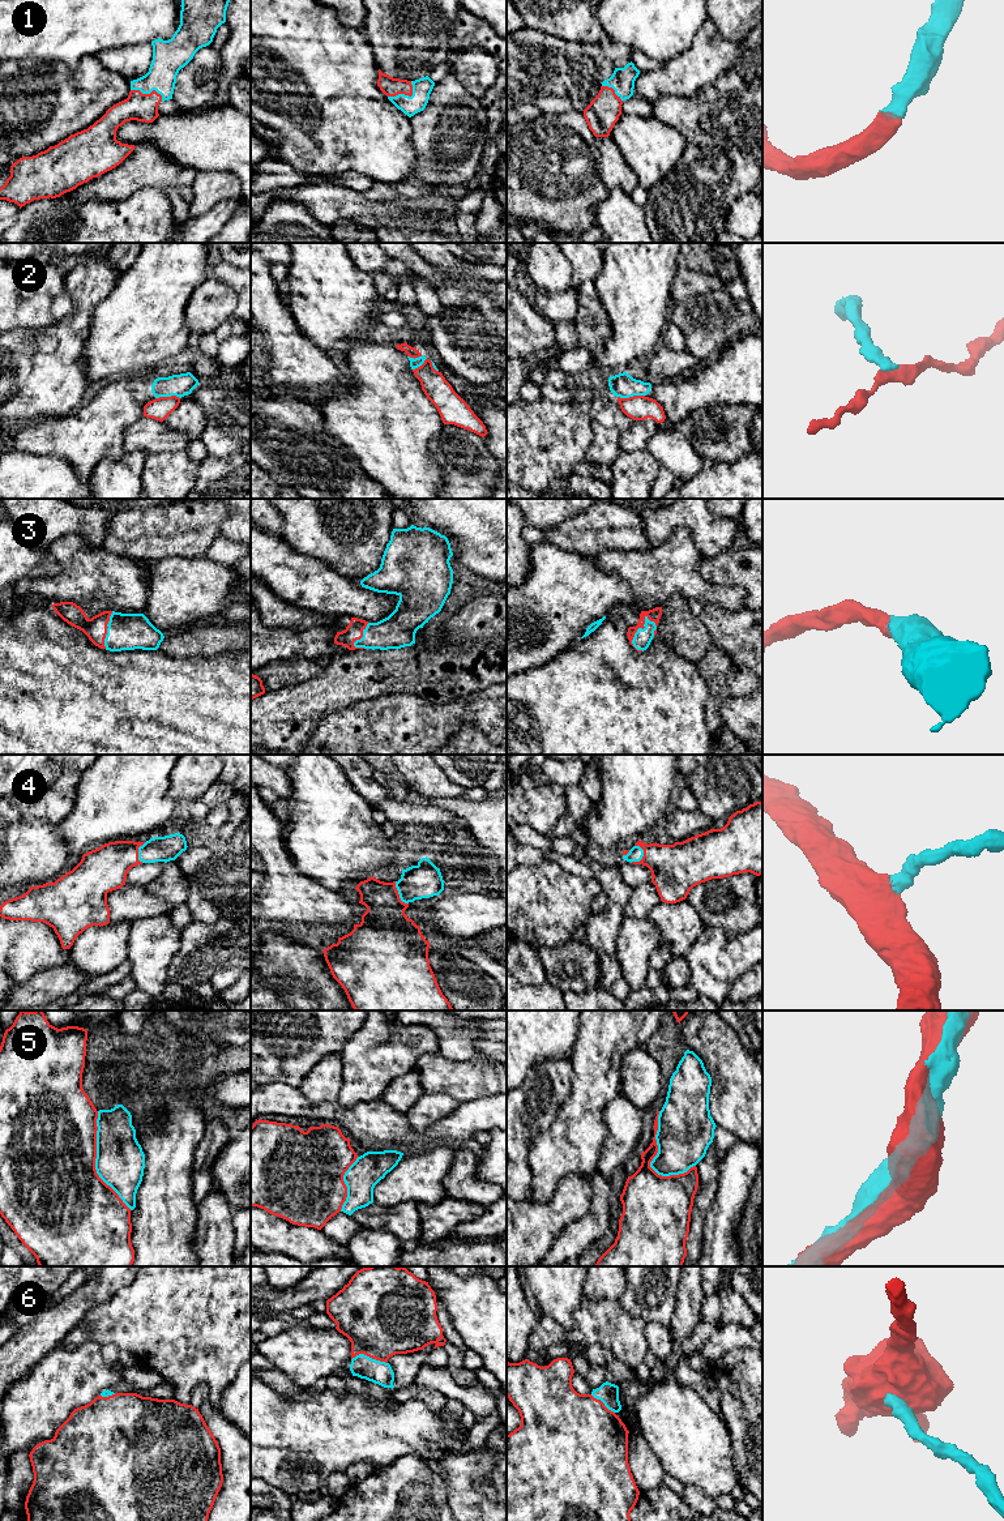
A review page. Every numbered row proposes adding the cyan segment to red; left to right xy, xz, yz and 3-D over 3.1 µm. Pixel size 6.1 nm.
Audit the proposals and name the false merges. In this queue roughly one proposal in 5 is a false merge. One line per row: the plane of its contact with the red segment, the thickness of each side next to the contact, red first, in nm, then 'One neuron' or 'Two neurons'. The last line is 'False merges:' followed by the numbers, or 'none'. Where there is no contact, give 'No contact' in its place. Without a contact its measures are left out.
1: Touches red in xz. Thickness 120 nm (red) against 120 nm. One neuron
2: Touches red in yz. Thickness 160 nm (red) against 150 nm. Two neurons
3: Touches red in yz. Thickness 80 nm (red) against 110 nm. One neuron
4: Touches red in yz. Thickness 300 nm (red) against 90 nm. One neuron
5: Touches red in yz. Thickness 280 nm (red) against 340 nm. One neuron
6: Touches red in xz. Thickness 480 nm (red) against 140 nm. One neuron
False merges: 2

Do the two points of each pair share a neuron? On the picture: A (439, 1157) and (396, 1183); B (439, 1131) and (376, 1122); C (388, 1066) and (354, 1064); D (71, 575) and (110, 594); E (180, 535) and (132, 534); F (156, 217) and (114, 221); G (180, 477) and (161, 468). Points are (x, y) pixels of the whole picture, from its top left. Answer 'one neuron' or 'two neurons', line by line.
A: one neuron
B: one neuron
C: one neuron
D: one neuron
E: one neuron
F: one neuron
G: one neuron

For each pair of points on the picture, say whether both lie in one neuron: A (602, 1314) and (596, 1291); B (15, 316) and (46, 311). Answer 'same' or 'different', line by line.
A: different
B: same

